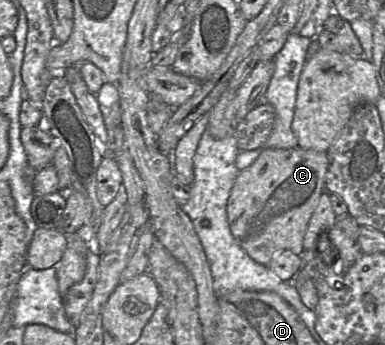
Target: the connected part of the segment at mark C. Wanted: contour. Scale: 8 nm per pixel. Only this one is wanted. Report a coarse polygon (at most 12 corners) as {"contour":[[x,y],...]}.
{"contour":[[266,149],[239,171],[230,231],[256,263],[301,256],[327,152]]}

